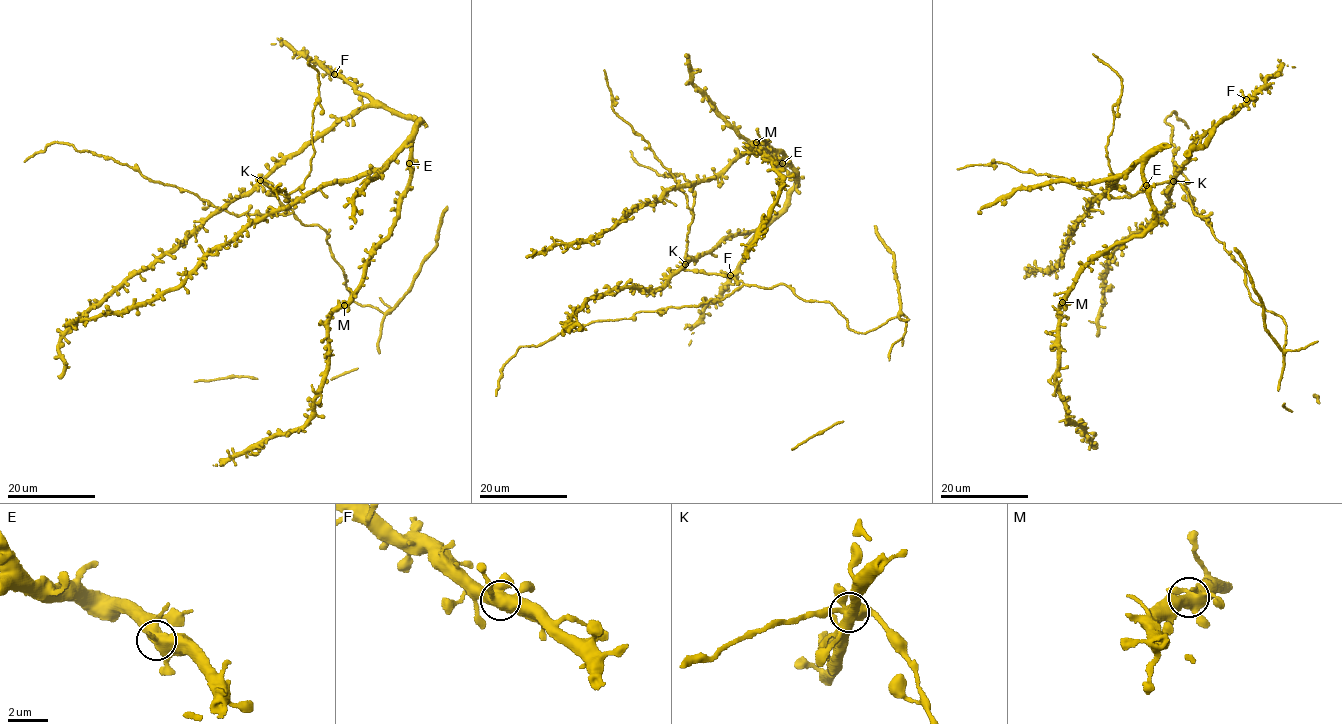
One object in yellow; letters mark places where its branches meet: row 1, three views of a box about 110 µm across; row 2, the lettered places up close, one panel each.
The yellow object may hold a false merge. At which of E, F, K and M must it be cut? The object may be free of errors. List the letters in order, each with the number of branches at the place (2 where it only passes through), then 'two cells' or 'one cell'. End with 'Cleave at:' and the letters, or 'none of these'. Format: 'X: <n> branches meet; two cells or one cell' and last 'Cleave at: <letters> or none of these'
E: 5 branches meet; one cell
F: 5 branches meet; one cell
K: 5 branches meet; one cell
M: 6 branches meet; one cell
Cleave at: none of these

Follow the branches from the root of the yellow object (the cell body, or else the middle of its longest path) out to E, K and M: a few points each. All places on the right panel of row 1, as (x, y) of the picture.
E: (1099, 198), (1112, 188), (1117, 188), (1114, 181), (1139, 162), (1142, 164), (1142, 180), (1146, 185)
K: (1099, 198), (1095, 195), (1132, 196), (1155, 184), (1173, 182)
M: (1099, 198), (1112, 188), (1117, 188), (1114, 181), (1139, 162), (1154, 225), (1106, 248), (1081, 271), (1062, 302)

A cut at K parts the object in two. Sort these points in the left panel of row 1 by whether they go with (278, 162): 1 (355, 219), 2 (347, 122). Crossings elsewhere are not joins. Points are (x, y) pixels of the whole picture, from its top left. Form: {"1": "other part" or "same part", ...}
{"1": "same part", "2": "same part"}

